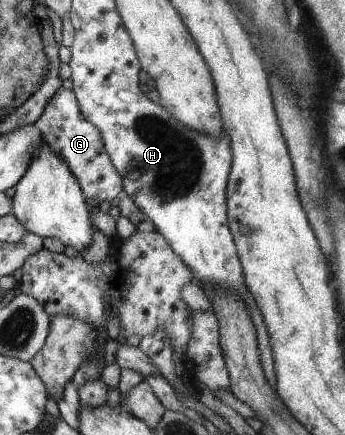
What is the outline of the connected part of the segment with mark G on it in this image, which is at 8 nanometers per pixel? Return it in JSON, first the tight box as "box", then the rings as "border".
{"box":[34,87,121,203],"border":[[[59,87],[45,104],[34,124],[40,131],[42,140],[65,161],[88,203],[103,202],[103,200],[109,202],[121,192],[121,177],[113,168],[109,155],[104,151],[100,132],[81,114],[72,89]]]}

